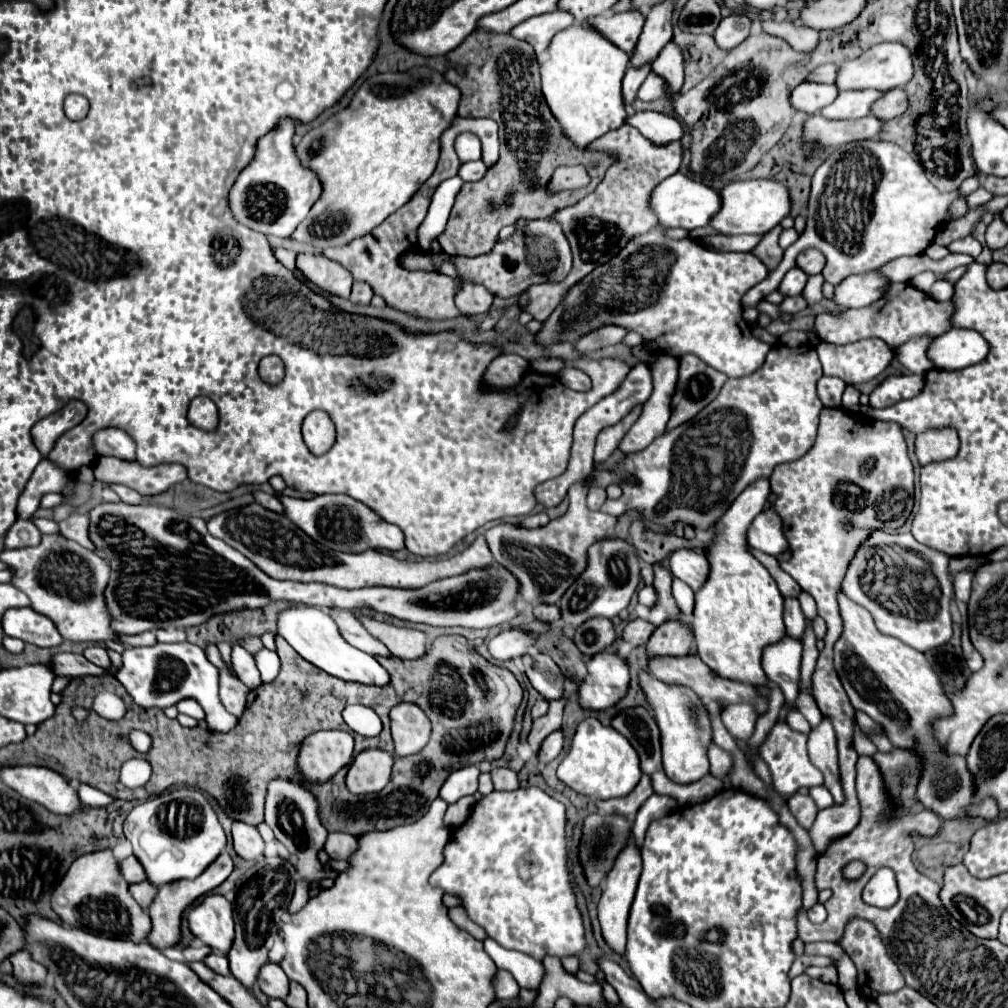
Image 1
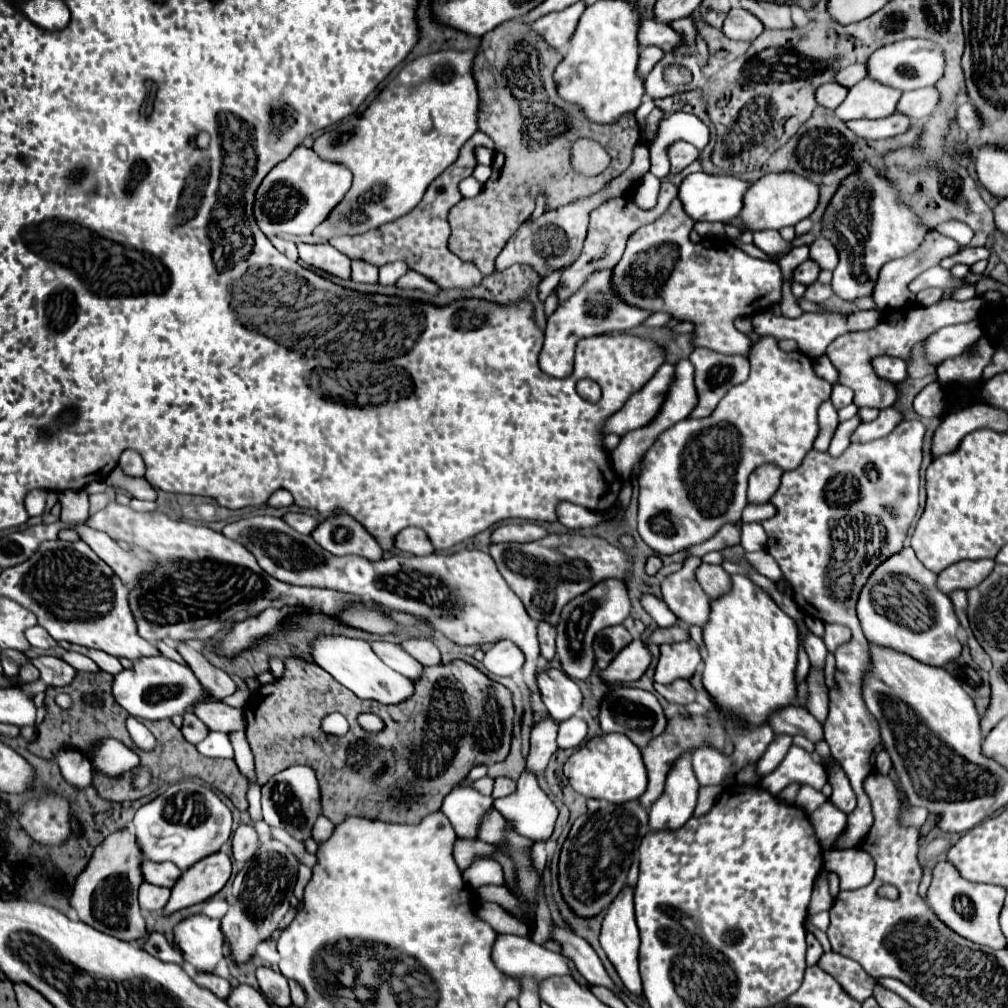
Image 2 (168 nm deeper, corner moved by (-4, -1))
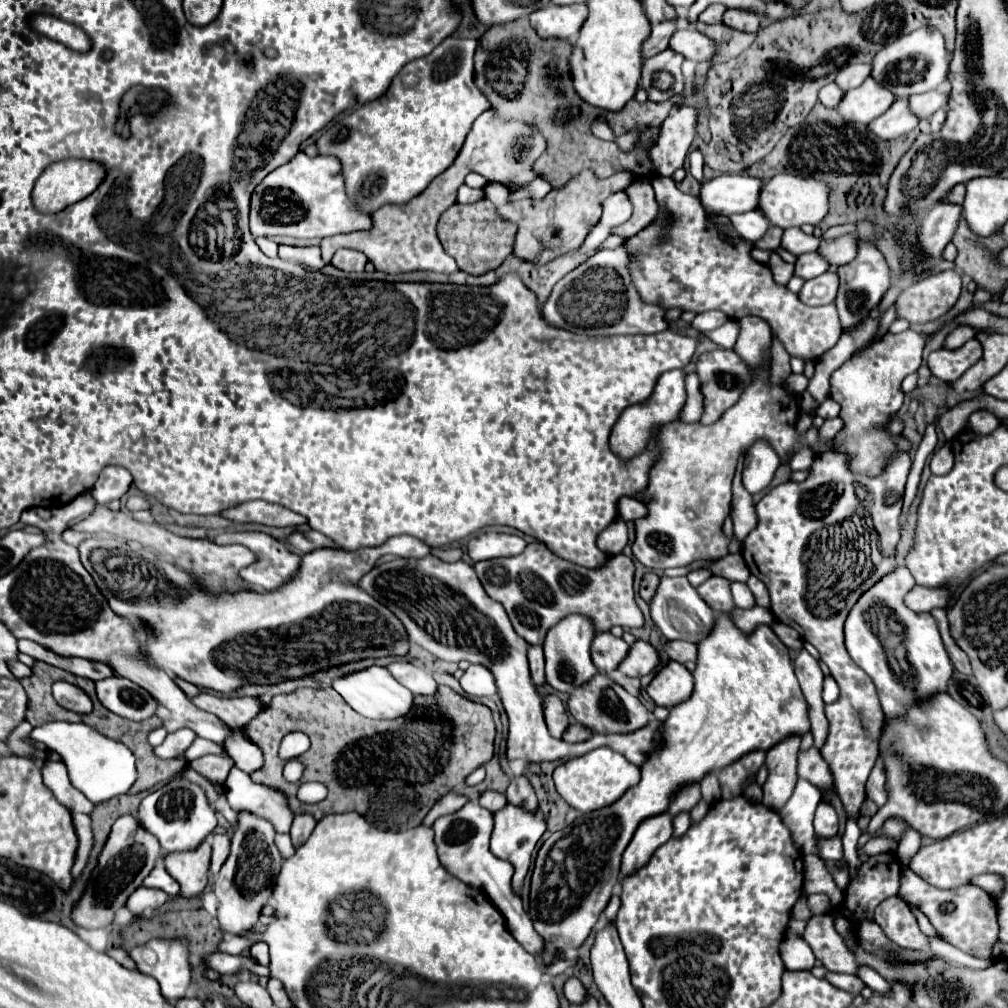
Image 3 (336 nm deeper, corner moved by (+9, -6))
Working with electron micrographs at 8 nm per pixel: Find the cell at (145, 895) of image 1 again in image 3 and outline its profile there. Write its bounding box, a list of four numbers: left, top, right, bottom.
[126,886,170,914]

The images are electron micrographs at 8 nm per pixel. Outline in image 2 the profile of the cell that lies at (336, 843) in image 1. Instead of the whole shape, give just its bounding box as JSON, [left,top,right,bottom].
[313,817,335,843]

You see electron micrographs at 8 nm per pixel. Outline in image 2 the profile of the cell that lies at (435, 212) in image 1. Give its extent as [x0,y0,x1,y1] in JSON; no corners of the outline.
[459,177,481,197]

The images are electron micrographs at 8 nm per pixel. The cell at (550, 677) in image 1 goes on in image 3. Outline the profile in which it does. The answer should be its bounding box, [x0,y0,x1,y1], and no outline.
[544,696,568,740]

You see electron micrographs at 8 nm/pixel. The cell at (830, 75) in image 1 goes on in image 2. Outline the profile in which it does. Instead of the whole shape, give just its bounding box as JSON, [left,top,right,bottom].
[835,65,867,87]

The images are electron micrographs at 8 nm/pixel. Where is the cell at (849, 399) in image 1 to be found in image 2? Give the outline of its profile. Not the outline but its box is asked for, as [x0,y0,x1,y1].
[827,297,985,409]

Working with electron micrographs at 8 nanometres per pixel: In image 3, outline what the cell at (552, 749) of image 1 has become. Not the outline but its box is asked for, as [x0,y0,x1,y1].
[562,724,594,742]

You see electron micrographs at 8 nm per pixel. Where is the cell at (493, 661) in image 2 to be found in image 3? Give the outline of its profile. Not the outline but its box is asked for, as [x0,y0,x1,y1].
[460,664,496,698]

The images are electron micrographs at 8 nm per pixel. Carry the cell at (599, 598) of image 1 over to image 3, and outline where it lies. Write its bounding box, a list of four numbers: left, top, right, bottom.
[544,616,598,692]

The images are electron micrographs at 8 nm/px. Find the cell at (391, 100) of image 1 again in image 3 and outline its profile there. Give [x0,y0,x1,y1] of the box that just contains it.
[318,38,490,214]

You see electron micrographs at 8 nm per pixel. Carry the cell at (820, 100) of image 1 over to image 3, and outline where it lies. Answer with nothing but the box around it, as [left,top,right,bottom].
[820,84,844,108]

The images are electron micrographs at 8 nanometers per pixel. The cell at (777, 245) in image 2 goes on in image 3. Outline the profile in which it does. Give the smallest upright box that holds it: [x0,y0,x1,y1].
[728,208,770,242]

